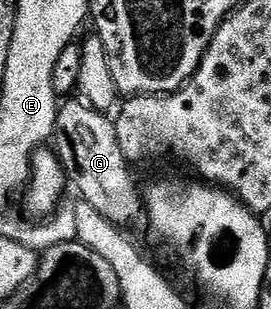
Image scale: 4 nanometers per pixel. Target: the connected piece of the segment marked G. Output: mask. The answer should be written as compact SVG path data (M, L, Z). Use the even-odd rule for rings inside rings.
M68 98L56 109L54 151L60 157L68 183L83 203L94 206L102 218L117 226L145 215L141 191L132 177L130 161L118 146L118 134L111 115L94 110L79 98Z

